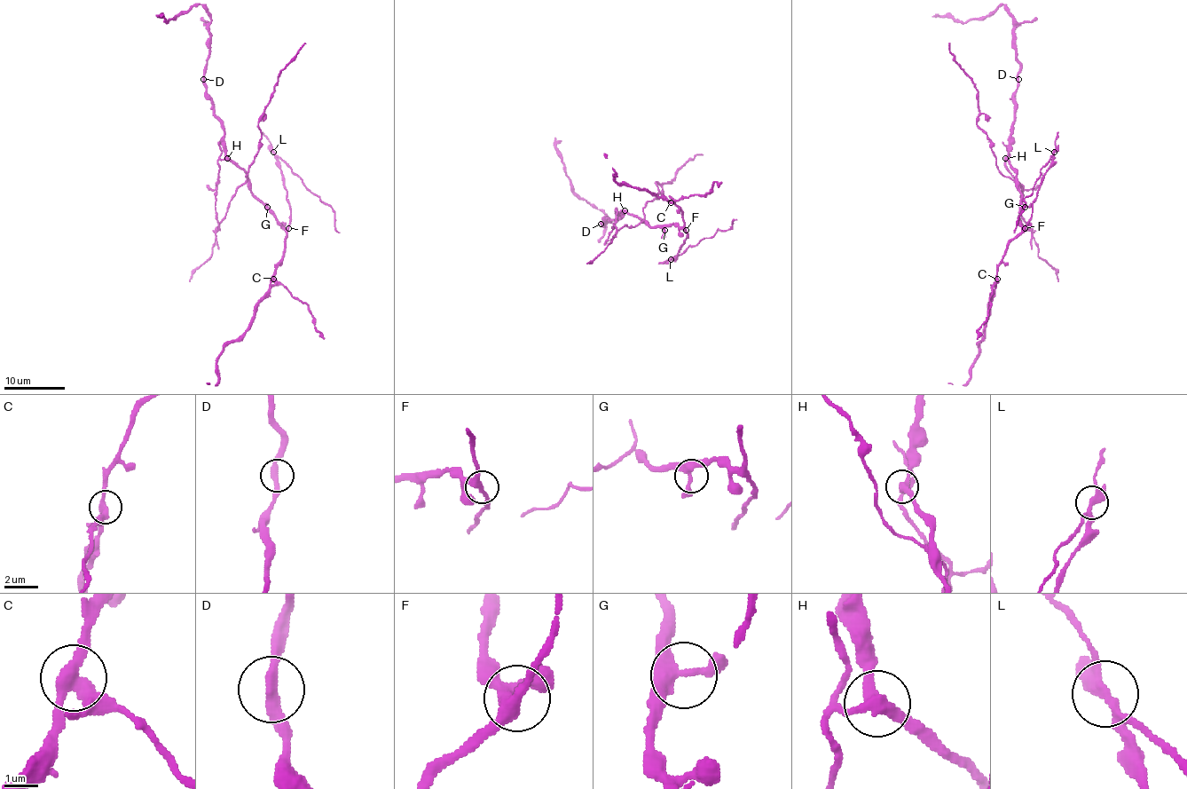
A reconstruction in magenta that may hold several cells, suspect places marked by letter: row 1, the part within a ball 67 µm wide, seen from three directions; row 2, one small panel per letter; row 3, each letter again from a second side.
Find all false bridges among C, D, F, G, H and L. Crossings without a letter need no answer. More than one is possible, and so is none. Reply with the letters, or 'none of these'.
C, H, L

